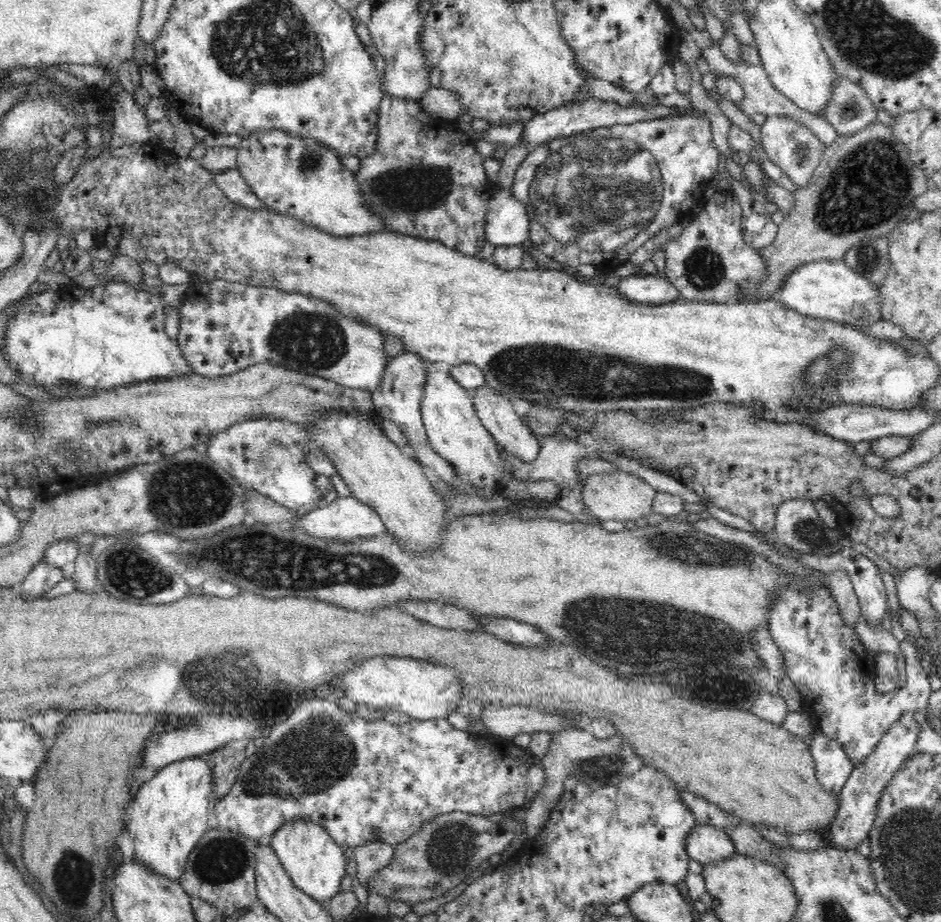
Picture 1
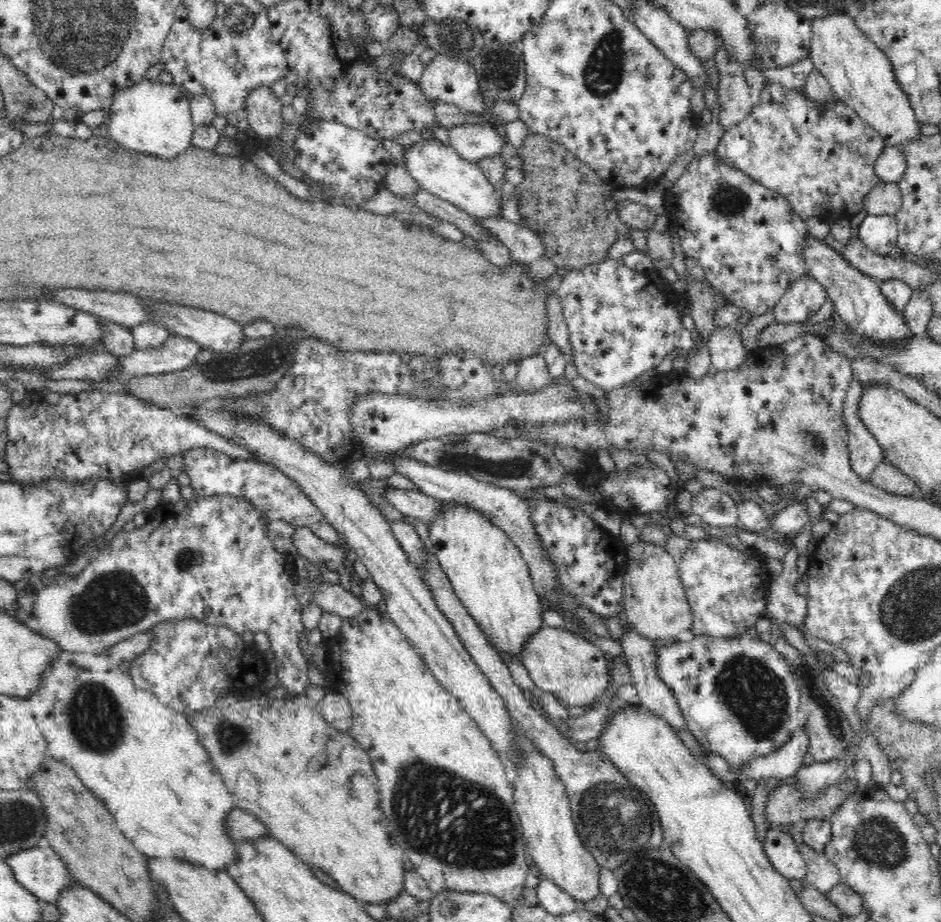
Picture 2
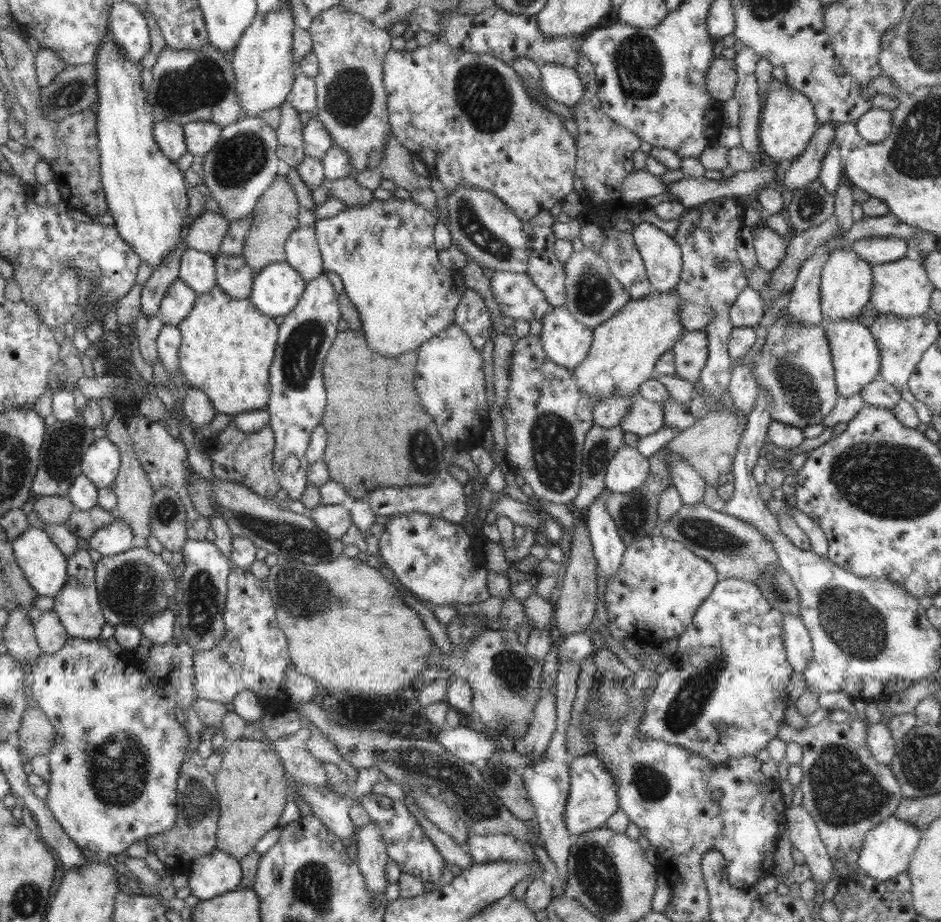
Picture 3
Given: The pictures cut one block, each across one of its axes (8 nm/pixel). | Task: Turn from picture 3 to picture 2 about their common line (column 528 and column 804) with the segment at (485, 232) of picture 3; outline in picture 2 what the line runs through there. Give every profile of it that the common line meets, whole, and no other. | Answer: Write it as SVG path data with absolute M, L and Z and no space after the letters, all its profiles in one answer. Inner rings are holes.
M811 236L803 252L806 259L806 274L816 279L825 288L828 300L834 302L835 313L860 336L868 337L878 343L893 345L903 343L904 339L915 335L906 326L903 314L894 311L894 307L881 293L879 281L850 265L838 250Z

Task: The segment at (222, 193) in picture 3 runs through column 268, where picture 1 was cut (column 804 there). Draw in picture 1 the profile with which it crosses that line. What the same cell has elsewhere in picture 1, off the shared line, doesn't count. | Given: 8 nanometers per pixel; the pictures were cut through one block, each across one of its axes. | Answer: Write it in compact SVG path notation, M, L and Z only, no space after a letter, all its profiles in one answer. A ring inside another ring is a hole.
M784 115L767 116L760 132L766 158L778 165L797 188L806 188L812 180L812 174L816 172L826 146L821 144L820 139L807 126L798 124L793 118Z

